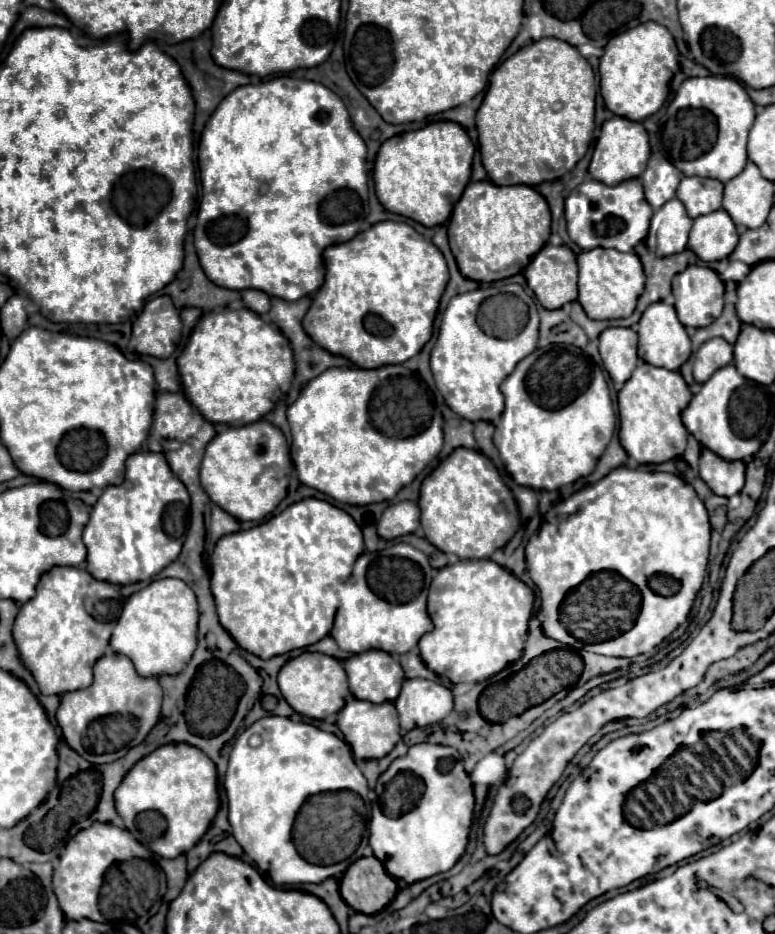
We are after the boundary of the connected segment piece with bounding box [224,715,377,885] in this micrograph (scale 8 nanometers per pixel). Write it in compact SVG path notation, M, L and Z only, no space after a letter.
M276 715L256 721L236 739L228 761L224 789L228 795L228 821L236 841L276 885L322 883L336 875L340 879L340 874L356 859L373 855L367 837L362 839L350 858L328 867L310 865L296 851L292 829L298 809L310 795L348 789L362 795L365 801L377 799L376 792L368 787L364 775L356 767L348 743L314 725L302 721L296 723Z

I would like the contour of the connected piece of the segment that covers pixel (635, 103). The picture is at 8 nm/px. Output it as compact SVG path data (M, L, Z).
M648 21L614 35L604 47L604 55L600 57L600 95L614 115L644 121L664 105L671 80L679 70L674 37L660 23Z

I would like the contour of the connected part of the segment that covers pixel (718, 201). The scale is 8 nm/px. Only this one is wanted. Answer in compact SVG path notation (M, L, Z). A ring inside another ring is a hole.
M684 177L678 185L676 197L684 203L688 215L694 219L722 207L722 187L724 185L716 179Z

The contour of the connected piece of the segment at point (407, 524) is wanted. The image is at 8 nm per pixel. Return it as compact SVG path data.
M400 501L390 505L378 523L378 535L382 539L396 539L408 533L414 533L420 525L420 509L412 501Z

